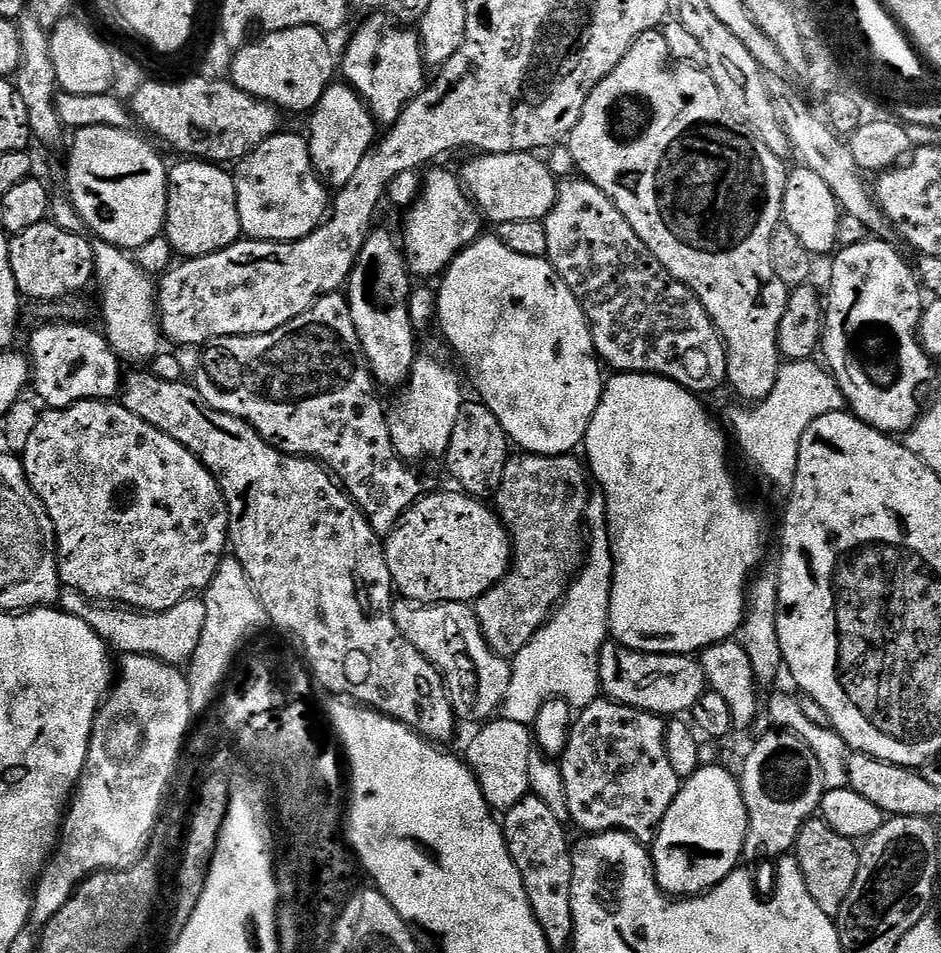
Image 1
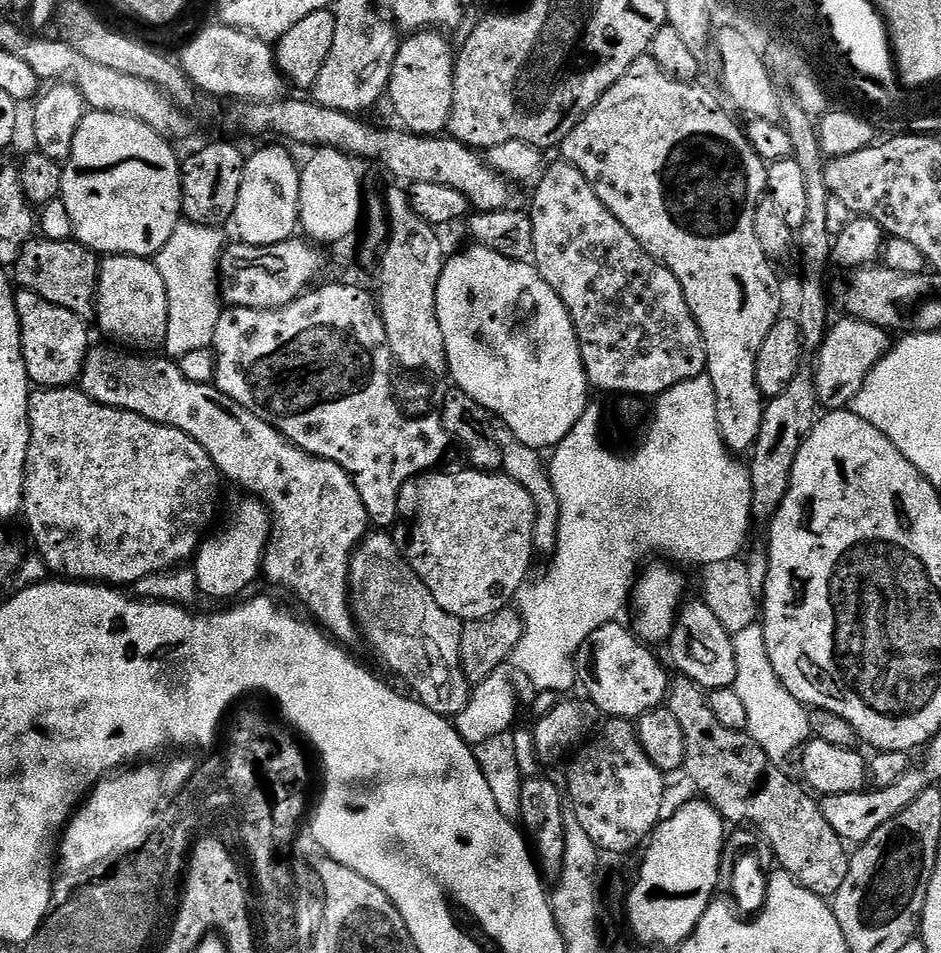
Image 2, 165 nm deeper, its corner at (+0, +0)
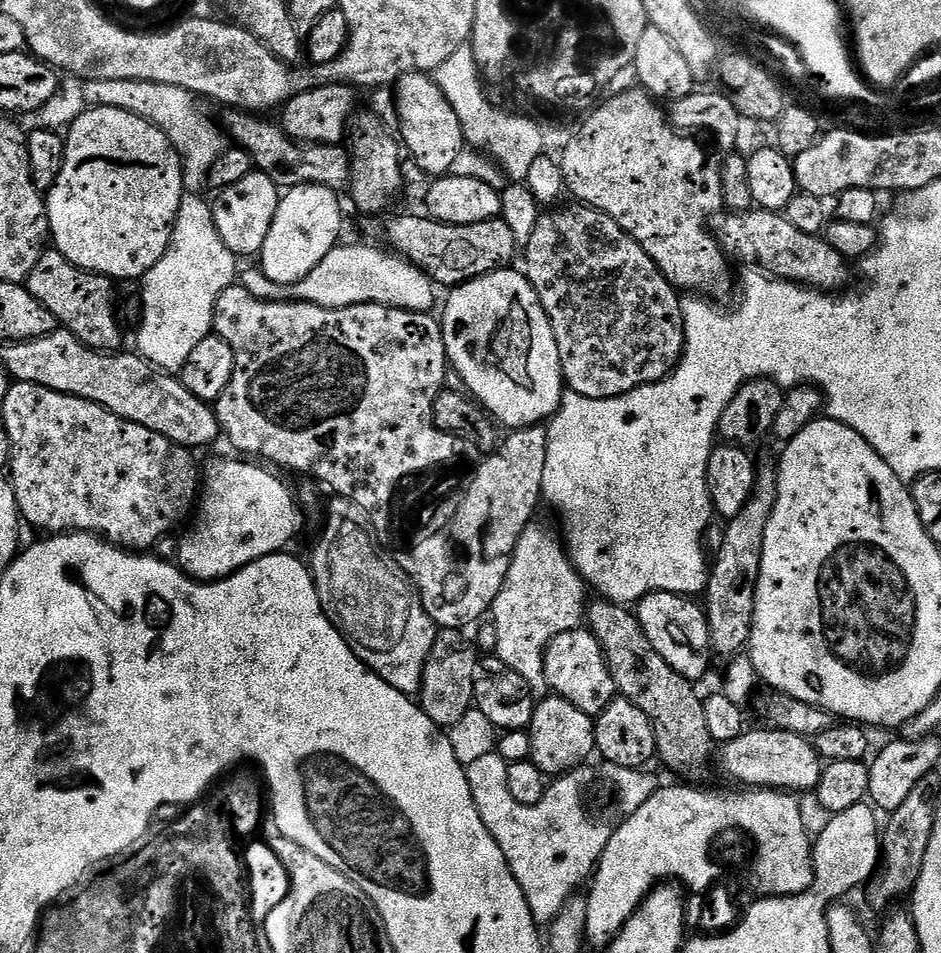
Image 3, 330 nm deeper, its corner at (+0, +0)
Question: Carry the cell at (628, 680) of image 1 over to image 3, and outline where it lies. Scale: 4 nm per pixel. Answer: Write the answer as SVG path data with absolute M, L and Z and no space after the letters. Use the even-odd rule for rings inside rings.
M587 627L558 634L545 652L544 670L555 695L568 699L593 718L599 716L610 701L617 699L618 681L610 661L596 635Z

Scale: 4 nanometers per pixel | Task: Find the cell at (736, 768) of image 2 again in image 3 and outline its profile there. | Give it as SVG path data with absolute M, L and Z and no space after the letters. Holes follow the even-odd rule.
M596 598L587 605L587 627L596 635L600 645L604 648L605 653L610 661L610 667L618 681L618 692L623 699L634 702L638 710L642 710L650 718L656 734L656 749L658 751L659 763L664 763L666 767L673 768L674 771L680 772L685 768L688 772L700 772L708 763L714 760L714 741L712 731L706 722L706 710L701 693L696 693L693 681L688 680L682 674L678 674L650 646L650 638L640 625L640 617L635 611L627 607L613 604L611 600Z

